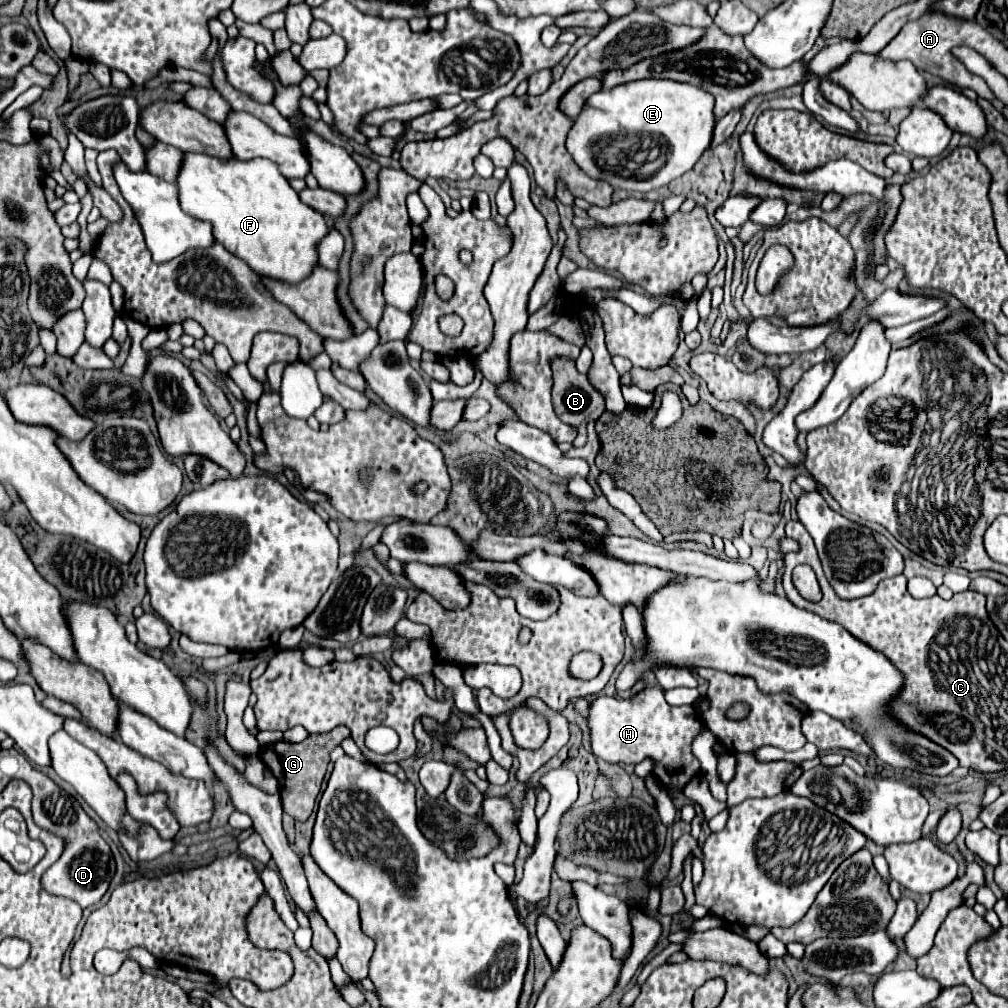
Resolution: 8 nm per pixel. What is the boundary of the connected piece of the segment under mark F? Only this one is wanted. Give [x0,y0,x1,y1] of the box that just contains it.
[177,154,329,282]

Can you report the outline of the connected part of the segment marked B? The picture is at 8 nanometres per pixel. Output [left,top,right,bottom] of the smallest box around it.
[551,358,605,447]

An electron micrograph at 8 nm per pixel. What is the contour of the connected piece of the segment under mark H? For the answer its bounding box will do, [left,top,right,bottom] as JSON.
[589,686,701,790]

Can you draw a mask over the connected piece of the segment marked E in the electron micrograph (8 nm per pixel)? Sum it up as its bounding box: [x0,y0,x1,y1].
[567,80,713,192]

